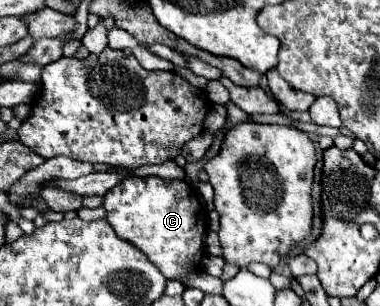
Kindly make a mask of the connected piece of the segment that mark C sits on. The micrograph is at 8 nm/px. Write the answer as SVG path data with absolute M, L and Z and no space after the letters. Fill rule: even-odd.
M125 177L105 195L103 207L115 233L139 247L167 279L183 283L191 271L199 271L205 253L203 235L207 231L207 211L189 183L161 177Z

